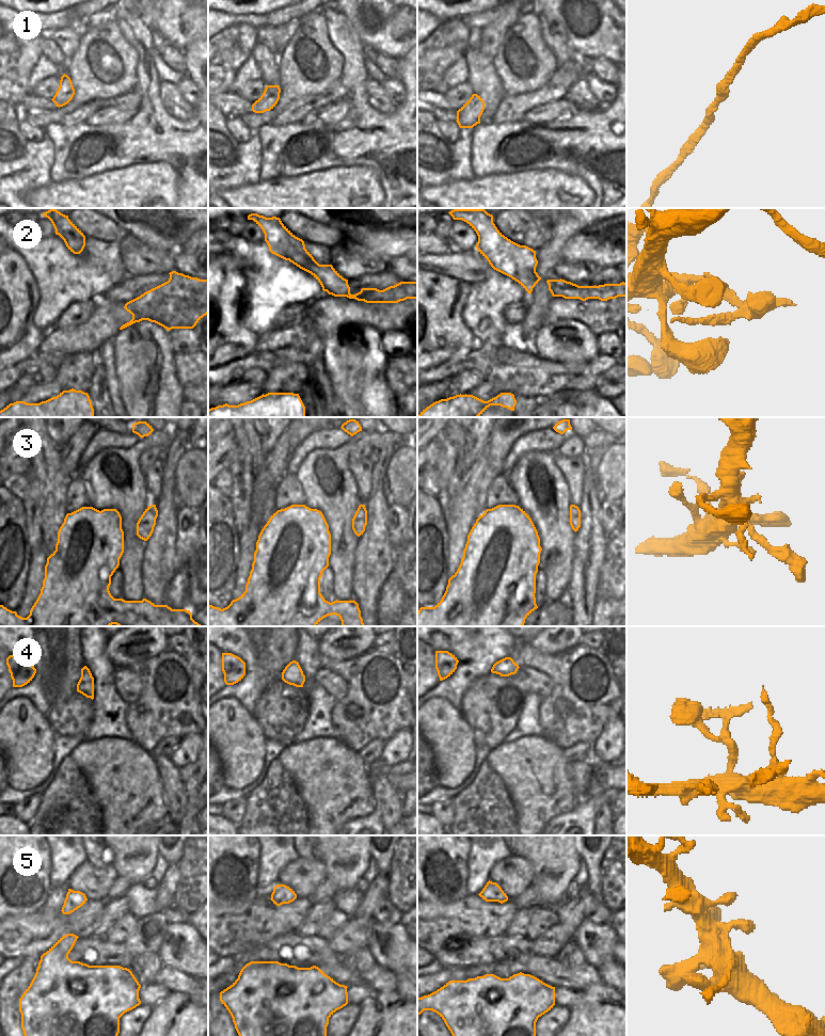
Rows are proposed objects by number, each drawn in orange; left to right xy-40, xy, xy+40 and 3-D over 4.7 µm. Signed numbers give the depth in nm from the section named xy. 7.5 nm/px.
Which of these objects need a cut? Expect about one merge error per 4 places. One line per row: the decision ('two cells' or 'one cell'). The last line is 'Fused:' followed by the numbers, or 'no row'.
1: one cell
2: one cell
3: one cell
4: two cells
5: one cell
Fused: 4

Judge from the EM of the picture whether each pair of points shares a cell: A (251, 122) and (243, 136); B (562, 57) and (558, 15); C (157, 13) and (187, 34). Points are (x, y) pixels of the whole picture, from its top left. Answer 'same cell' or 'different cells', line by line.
A: different cells
B: different cells
C: same cell

